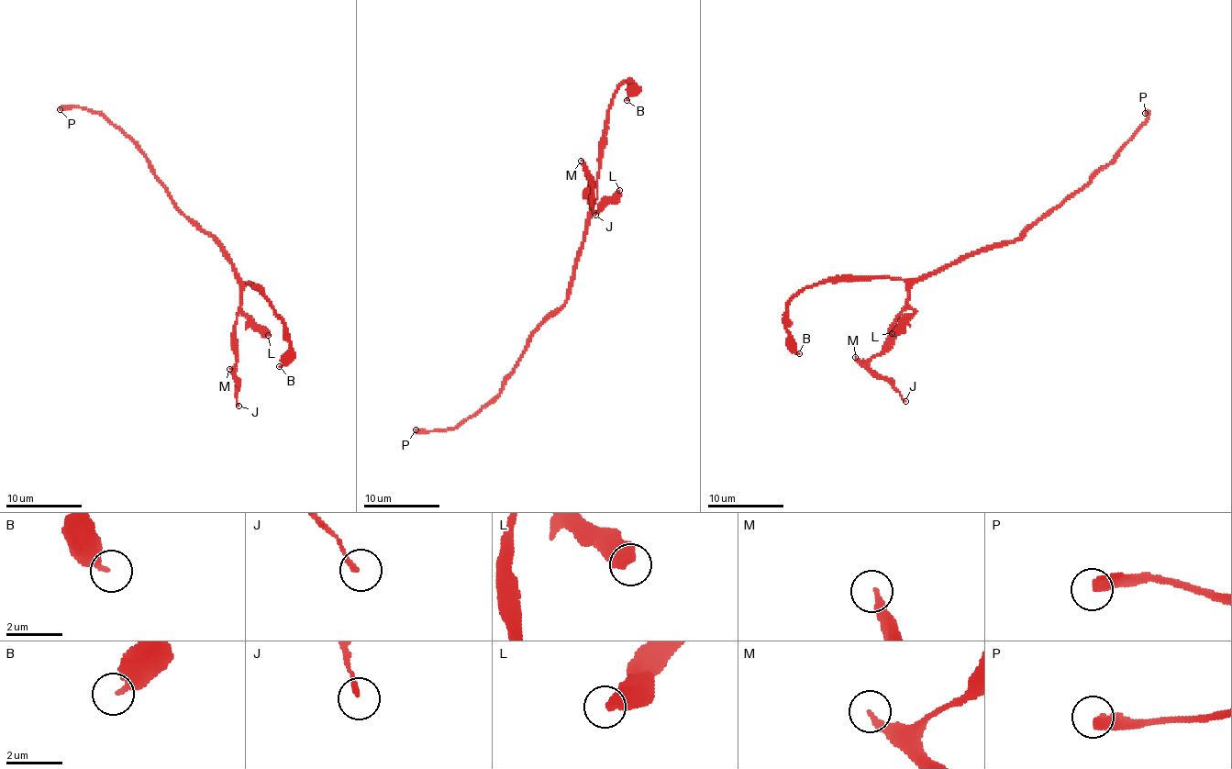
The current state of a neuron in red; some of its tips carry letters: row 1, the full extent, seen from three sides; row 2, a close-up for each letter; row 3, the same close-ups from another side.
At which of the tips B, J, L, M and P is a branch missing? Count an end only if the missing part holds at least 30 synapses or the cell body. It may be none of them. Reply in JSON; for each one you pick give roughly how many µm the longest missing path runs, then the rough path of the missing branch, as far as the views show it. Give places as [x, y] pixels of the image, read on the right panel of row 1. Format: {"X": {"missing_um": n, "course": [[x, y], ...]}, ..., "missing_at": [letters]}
{"P": {"missing_um": 250}, "missing_at": ["P"]}

